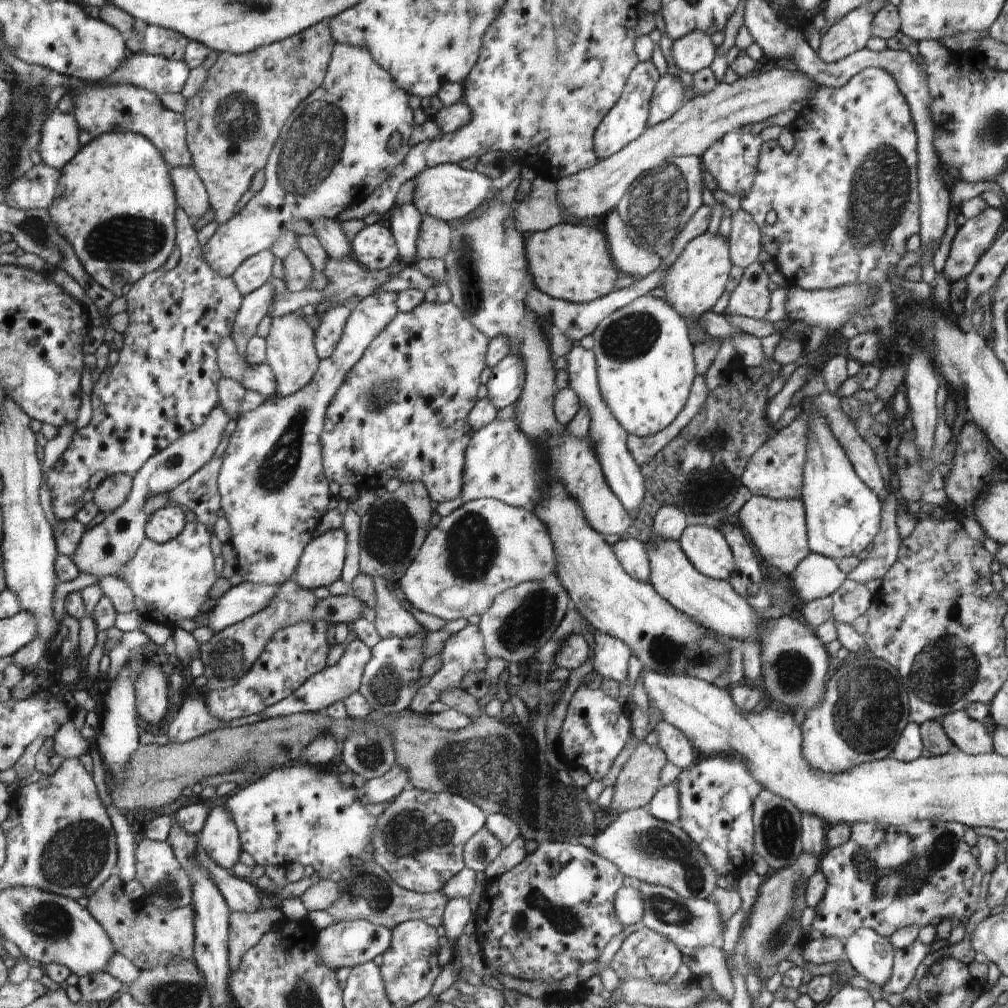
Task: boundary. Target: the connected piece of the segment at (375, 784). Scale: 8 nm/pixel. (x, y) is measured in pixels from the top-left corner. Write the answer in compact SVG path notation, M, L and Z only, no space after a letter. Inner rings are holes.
M395 764L386 775L368 779L365 784L366 803L379 804L391 802L408 784L408 772L400 764Z

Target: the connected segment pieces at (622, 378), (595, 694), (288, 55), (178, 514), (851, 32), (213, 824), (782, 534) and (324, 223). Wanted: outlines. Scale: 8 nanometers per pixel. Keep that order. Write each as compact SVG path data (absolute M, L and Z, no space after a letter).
M644 295L604 318L592 334L597 379L604 402L628 435L650 437L670 426L690 398L696 378L694 347L686 320L664 298Z
M578 687L569 700L561 726L560 747L570 744L574 760L584 768L593 780L607 778L608 770L616 756L622 752L626 740L630 738L630 718L617 699L611 698L601 689Z
M328 19L299 32L298 35L276 41L268 46L258 47L246 54L223 52L208 72L208 78L200 92L188 100L188 110L184 112L188 123L188 142L195 159L196 168L206 183L217 222L228 224L236 216L236 204L250 188L252 176L264 168L266 158L270 158L273 146L283 130L290 114L298 104L322 86L326 78L328 64L334 48L335 38L330 32Z
M178 504L160 509L148 520L149 538L159 543L171 543L172 540L176 540L188 526L186 511L185 507Z
M862 5L849 12L836 24L832 24L821 37L818 58L827 63L835 63L853 52L862 50L872 37L873 13Z
M224 806L211 810L204 832L200 835L200 845L222 866L232 872L239 862L243 843L236 828L232 812Z
M752 495L740 508L738 519L741 528L750 536L754 548L758 548L765 565L774 566L784 574L791 574L808 554L806 506L798 498L772 499Z
M320 218L308 222L307 226L314 229L314 236L330 258L344 260L346 256L352 255L351 244L348 244L348 238L344 236L339 220Z

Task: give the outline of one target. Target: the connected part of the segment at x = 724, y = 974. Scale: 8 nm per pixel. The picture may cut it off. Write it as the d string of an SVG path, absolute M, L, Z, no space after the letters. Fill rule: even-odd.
M694 948L694 954L690 954L690 958L691 961L687 965L692 974L698 978L710 978L713 990L720 994L720 999L730 1002L734 987L724 950Z

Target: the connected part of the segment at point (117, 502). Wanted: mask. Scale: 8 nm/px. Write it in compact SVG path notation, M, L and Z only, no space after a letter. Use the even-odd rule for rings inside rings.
M131 474L108 476L95 490L94 501L99 510L109 517L128 502L134 487L135 476Z

